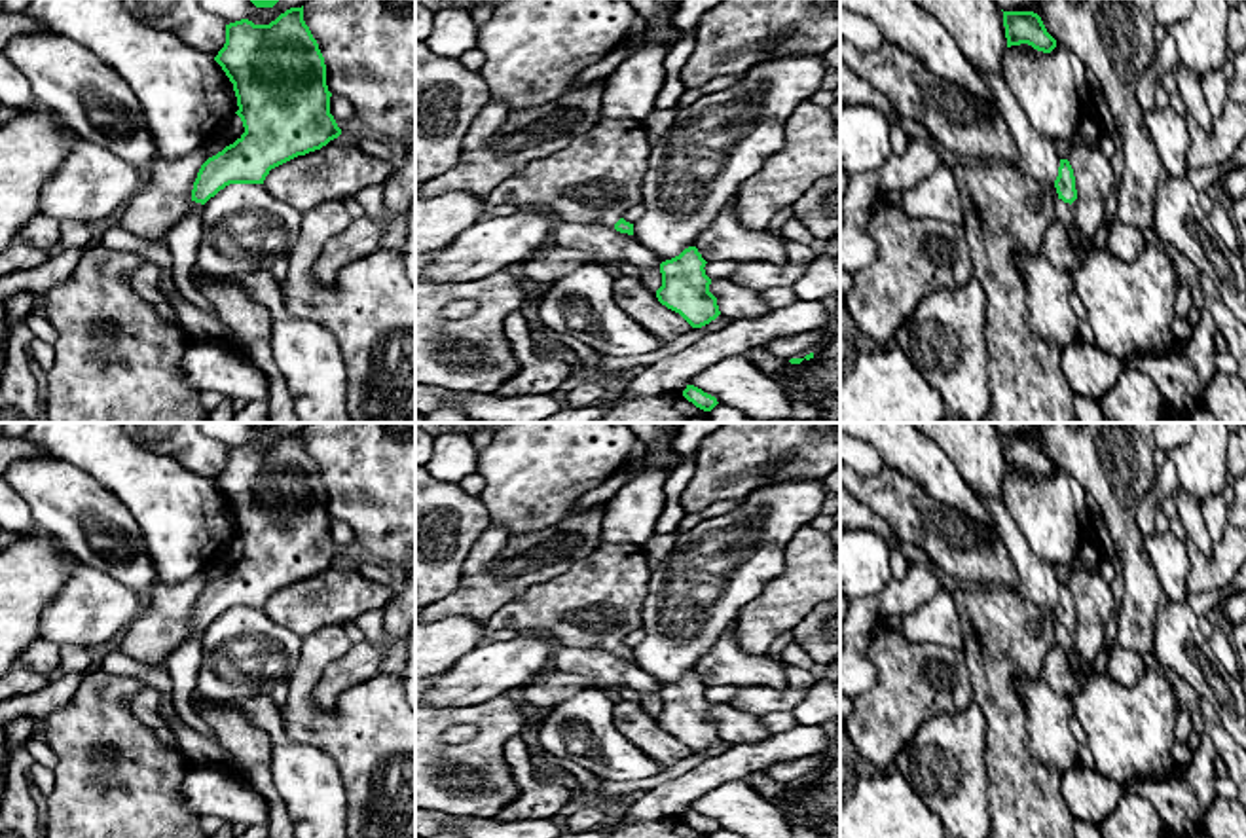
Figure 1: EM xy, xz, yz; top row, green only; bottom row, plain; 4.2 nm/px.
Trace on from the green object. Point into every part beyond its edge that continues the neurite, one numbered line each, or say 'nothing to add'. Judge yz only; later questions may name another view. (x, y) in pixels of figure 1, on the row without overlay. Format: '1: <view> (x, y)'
1: yz (1006, 636)

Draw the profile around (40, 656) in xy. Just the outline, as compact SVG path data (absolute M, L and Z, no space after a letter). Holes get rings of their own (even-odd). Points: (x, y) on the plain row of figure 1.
M36 639L19 656L19 665L27 671L38 673L42 677L51 675L61 662L59 647L49 645L44 639Z

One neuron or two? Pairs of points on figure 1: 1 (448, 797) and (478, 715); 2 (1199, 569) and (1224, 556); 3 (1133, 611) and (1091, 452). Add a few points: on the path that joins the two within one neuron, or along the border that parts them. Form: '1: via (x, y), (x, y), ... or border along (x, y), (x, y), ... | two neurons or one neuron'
1: via (463, 776), (482, 757), (482, 736) | one neuron
2: via (1205, 569), (1218, 562) | one neuron
3: via (1135, 571), (1135, 560), (1116, 512), (1116, 491) | one neuron

